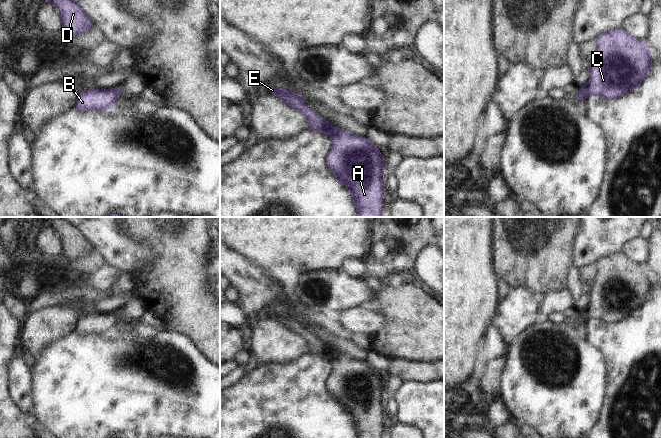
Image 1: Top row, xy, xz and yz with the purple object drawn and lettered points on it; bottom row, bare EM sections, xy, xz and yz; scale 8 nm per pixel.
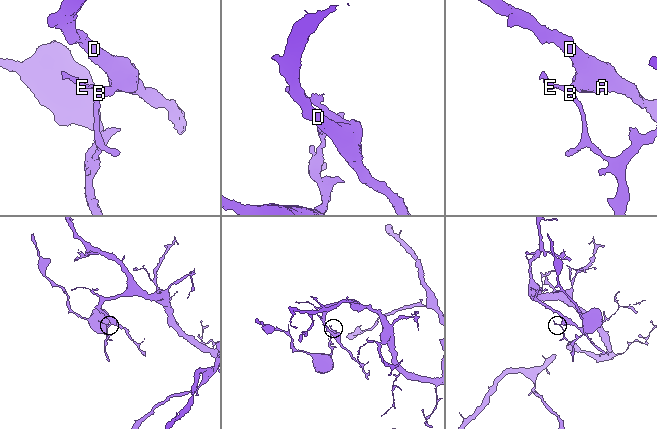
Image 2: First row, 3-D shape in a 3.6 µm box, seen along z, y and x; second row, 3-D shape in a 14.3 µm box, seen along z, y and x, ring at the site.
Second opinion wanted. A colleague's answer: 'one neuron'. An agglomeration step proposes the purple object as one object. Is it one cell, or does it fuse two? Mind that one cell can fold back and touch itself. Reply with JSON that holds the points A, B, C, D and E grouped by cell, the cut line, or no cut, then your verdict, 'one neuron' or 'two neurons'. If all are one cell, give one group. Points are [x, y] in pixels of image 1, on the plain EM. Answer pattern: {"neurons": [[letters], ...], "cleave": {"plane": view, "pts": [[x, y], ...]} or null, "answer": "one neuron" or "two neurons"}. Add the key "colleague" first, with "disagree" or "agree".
{"colleague": "disagree", "neurons": [["A", "C", "D"], ["B", "E"]], "cleave": {"plane": "xz", "pts": [[339, 353], [330, 360]]}, "answer": "two neurons"}

